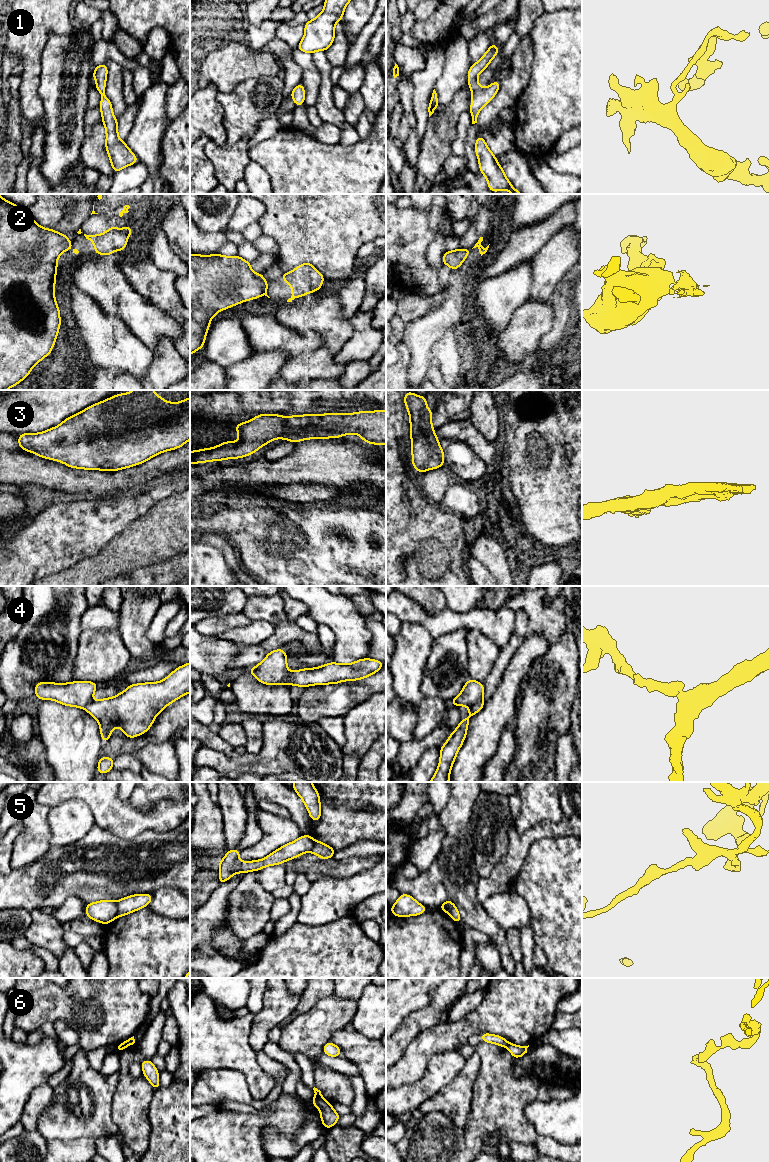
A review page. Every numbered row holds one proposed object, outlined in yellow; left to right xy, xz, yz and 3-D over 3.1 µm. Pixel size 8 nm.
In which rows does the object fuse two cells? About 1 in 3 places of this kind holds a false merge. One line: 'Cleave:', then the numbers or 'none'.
Cleave: 2, 4, 5, 6

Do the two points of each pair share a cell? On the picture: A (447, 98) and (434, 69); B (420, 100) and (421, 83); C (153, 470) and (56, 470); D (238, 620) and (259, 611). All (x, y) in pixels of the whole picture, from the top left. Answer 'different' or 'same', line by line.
A: different
B: same
C: same
D: different

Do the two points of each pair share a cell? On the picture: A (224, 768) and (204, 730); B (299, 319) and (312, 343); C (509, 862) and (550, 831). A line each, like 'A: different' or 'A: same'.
A: different
B: different
C: same

